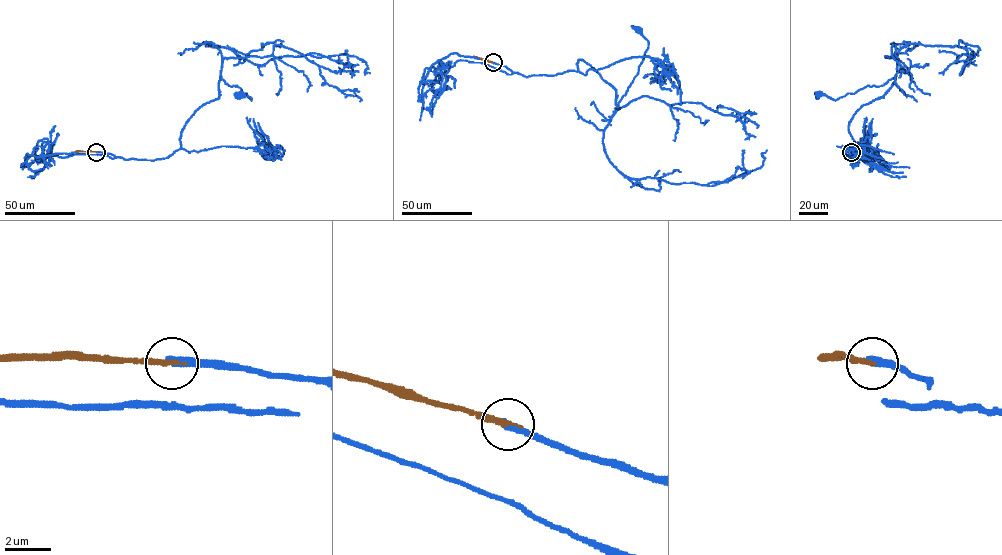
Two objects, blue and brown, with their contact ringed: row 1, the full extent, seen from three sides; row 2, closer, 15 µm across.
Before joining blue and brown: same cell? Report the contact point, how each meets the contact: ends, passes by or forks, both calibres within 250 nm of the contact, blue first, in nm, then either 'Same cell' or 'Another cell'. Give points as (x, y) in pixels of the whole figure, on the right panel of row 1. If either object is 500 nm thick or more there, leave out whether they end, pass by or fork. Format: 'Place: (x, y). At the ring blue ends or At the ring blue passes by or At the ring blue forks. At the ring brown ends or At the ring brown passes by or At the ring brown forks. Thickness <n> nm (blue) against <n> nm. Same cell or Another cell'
Place: (851, 152). At the ring blue ends. At the ring brown ends. Thickness 320 nm (blue) against 240 nm. Another cell

